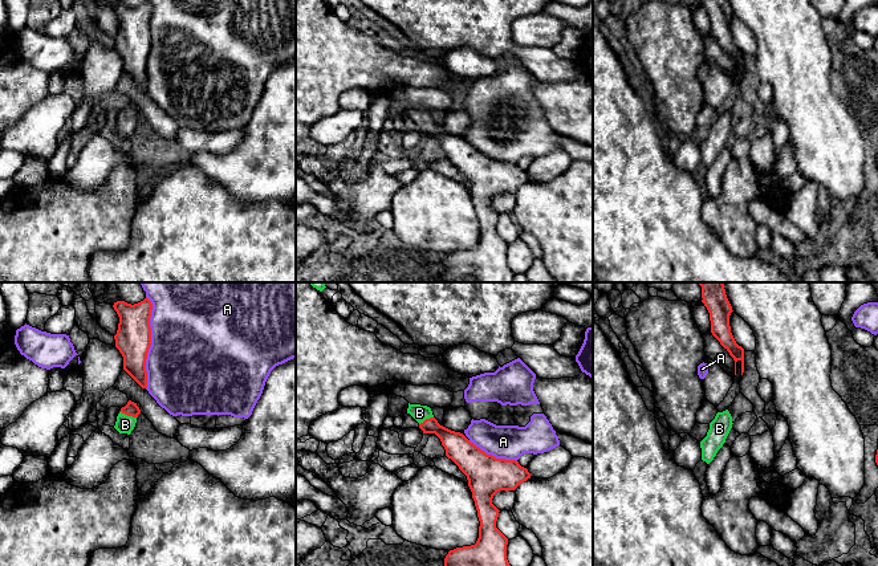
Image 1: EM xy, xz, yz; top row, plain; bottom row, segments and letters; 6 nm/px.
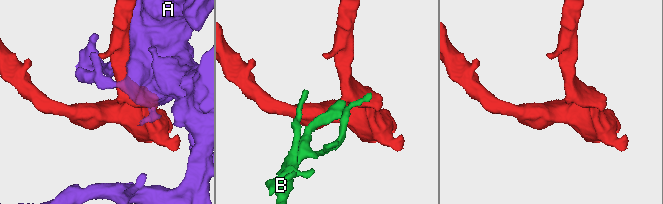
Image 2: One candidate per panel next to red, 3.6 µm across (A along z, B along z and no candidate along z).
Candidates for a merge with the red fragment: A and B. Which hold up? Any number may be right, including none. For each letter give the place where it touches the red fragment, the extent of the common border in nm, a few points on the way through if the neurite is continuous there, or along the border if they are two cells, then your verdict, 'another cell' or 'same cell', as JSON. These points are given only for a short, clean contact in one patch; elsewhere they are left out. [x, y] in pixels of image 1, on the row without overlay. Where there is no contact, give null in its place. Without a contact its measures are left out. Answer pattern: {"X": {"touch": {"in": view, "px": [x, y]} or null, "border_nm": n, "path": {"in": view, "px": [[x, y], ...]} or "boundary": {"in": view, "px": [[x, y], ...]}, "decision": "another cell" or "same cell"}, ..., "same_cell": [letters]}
{"A": {"touch": {"in": "xy", "px": [150, 47]}, "border_nm": 550, "decision": "another cell"}, "B": {"touch": {"in": "xy", "px": [127, 118]}, "border_nm": 110, "path": {"in": "xy", "px": [[130, 112], [127, 118], [125, 127]]}, "decision": "same cell"}, "same_cell": ["B"]}

